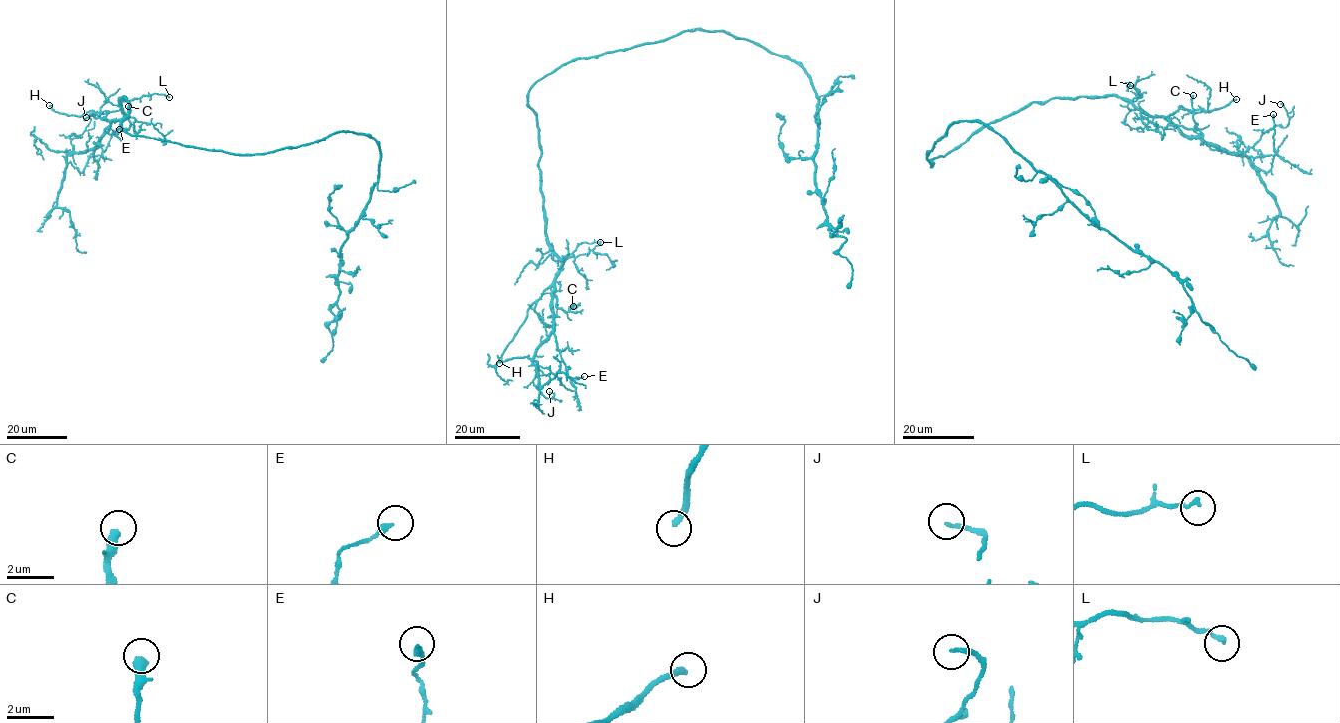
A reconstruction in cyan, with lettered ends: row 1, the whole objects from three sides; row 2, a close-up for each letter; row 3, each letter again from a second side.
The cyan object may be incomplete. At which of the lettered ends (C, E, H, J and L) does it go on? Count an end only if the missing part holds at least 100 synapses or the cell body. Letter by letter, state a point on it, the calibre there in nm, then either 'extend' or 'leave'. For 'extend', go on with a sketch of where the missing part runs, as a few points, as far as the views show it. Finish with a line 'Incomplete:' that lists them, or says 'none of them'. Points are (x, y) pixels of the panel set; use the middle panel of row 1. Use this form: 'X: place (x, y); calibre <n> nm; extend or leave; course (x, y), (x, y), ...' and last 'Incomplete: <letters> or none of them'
C: place (573, 306); calibre 280 nm; leave
E: place (584, 376); calibre 240 nm; leave
H: place (499, 363); calibre 240 nm; extend; course (499, 363), (492, 371), (496, 388), (491, 414), (500, 423), (500, 432)
J: place (549, 391); calibre 160 nm; leave
L: place (600, 242); calibre 160 nm; leave
Incomplete: H

